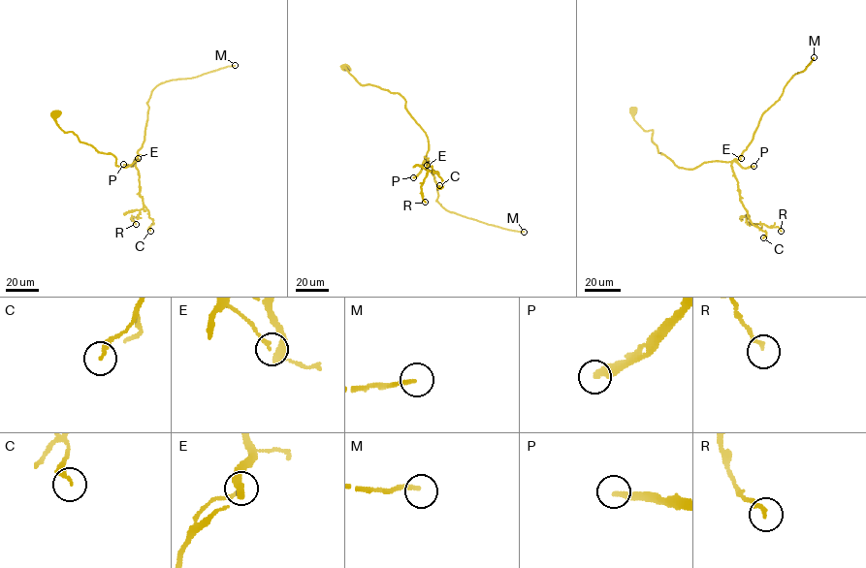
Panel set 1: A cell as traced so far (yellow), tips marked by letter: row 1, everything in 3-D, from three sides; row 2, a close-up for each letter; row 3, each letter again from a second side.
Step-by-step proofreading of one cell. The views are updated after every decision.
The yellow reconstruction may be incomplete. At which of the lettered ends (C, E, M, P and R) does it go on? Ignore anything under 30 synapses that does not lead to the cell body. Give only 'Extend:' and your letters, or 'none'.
Extend: M, P

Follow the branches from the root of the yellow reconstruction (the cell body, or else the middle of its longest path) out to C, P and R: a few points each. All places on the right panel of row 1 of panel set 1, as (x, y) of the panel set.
C: (633, 110), (678, 167), (730, 162), (763, 237)
P: (633, 110), (634, 120), (653, 130), (657, 151), (679, 167), (693, 169), (715, 161), (753, 166)
R: (633, 110), (634, 120), (653, 130), (657, 151), (678, 167), (730, 162), (746, 220), (781, 231)

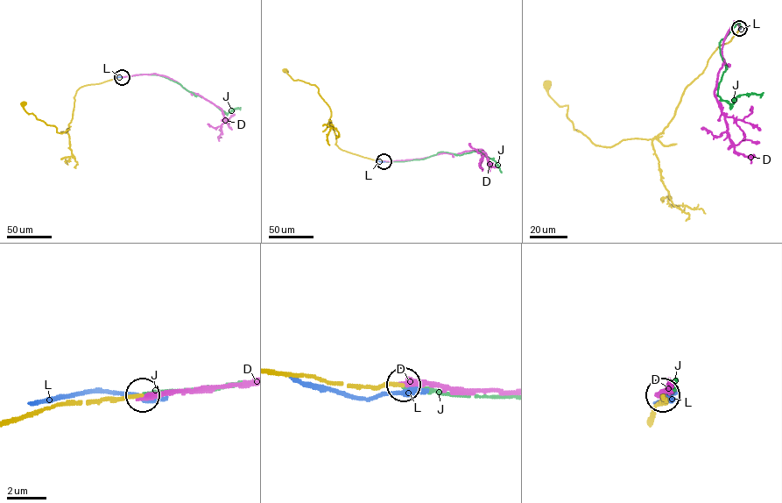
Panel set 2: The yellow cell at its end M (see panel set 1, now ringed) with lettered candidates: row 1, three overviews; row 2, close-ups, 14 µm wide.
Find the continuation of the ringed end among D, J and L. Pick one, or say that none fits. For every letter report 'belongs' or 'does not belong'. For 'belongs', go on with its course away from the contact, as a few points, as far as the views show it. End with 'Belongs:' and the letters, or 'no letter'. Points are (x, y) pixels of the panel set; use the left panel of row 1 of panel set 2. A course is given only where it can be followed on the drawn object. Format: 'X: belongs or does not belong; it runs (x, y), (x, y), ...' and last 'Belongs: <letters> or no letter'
D: does not belong
J: belongs; it runs (122, 77), (162, 75), (207, 99), (226, 113), (240, 107)
L: does not belong
Belongs: J

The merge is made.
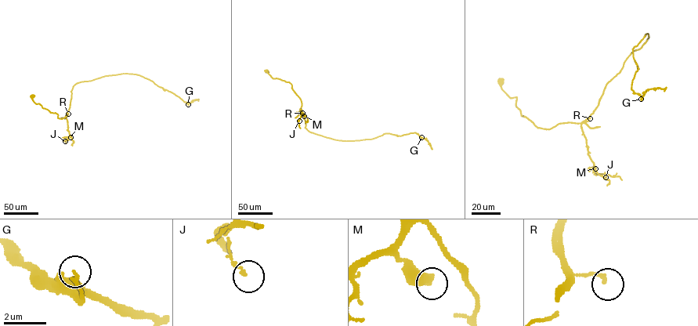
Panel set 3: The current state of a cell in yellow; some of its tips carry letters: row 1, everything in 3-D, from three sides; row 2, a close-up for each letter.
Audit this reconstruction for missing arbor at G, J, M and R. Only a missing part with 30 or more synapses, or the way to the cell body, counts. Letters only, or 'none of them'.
none of them

